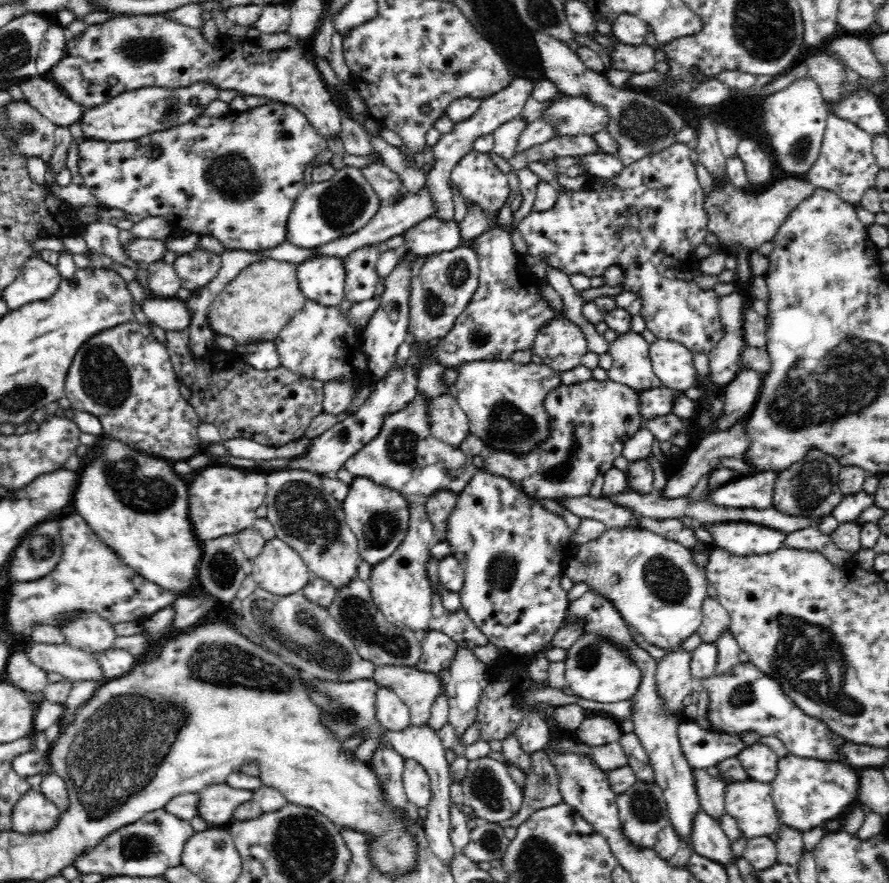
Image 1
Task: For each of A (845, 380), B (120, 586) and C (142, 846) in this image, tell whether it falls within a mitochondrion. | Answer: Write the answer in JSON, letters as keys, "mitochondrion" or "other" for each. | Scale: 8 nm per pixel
{"A":"mitochondrion","B":"other","C":"mitochondrion"}

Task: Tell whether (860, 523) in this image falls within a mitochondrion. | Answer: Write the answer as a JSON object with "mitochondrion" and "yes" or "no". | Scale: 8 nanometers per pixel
{"mitochondrion":"no"}

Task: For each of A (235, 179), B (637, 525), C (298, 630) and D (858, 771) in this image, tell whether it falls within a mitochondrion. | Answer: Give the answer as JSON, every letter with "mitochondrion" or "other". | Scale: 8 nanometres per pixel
{"A":"mitochondrion","B":"other","C":"mitochondrion","D":"other"}

